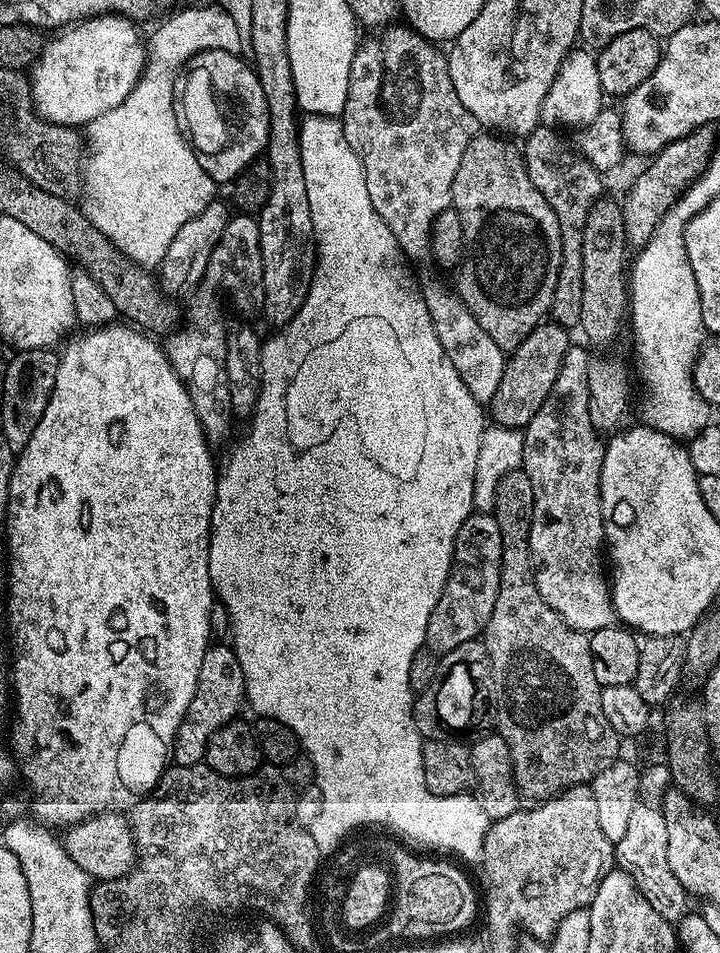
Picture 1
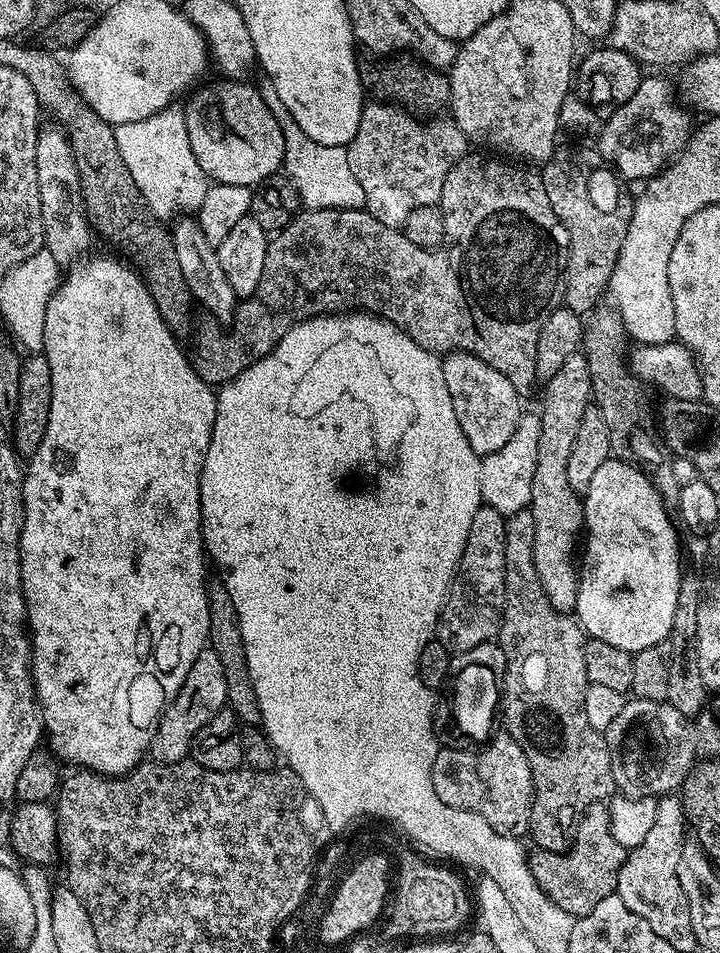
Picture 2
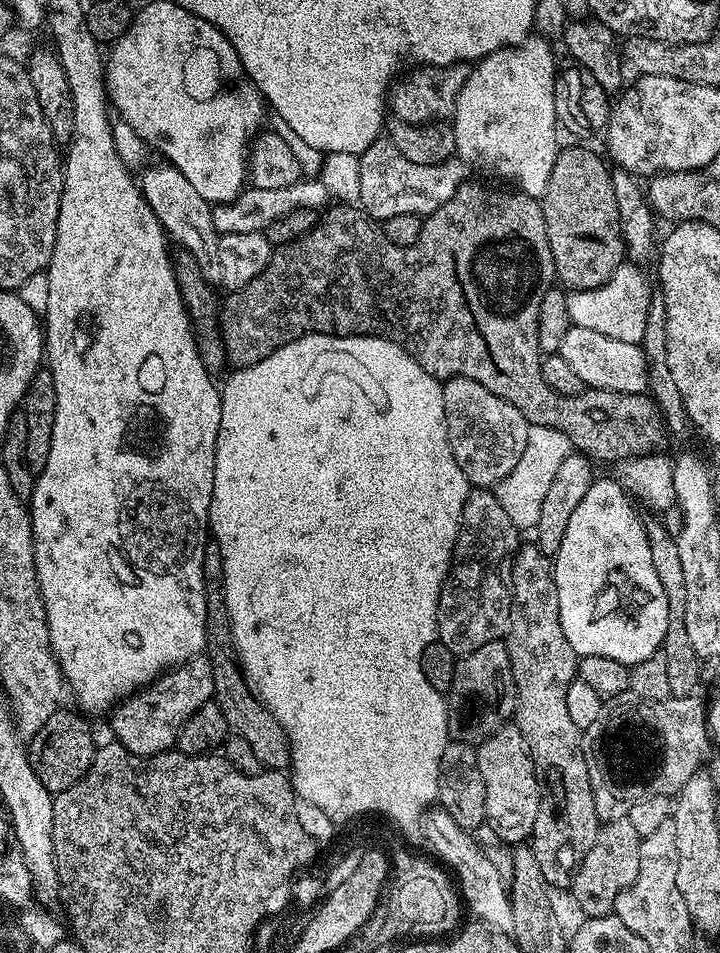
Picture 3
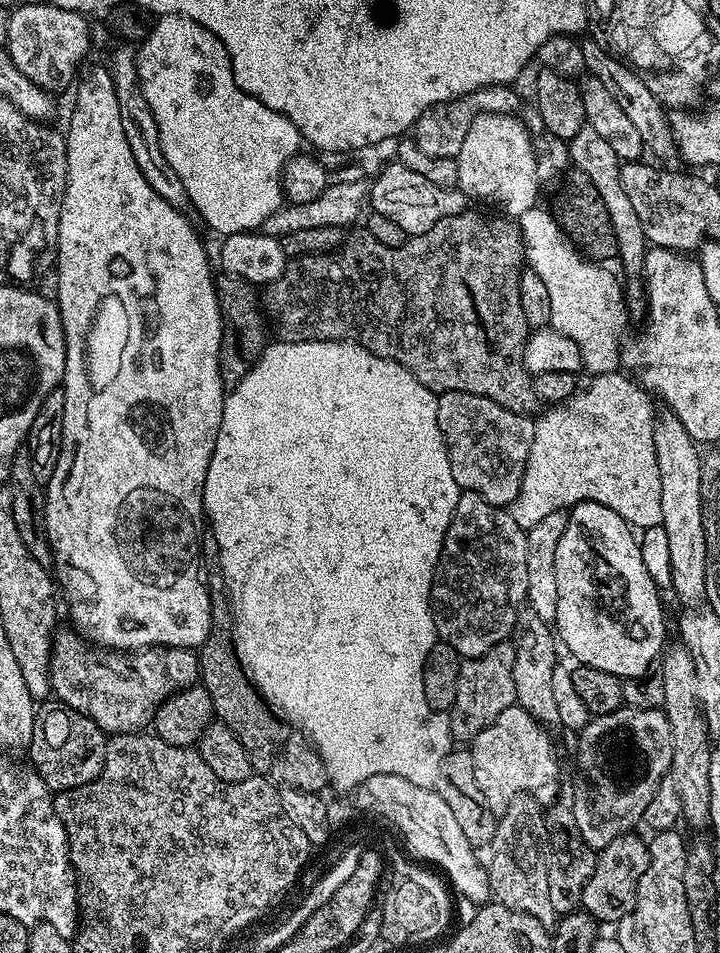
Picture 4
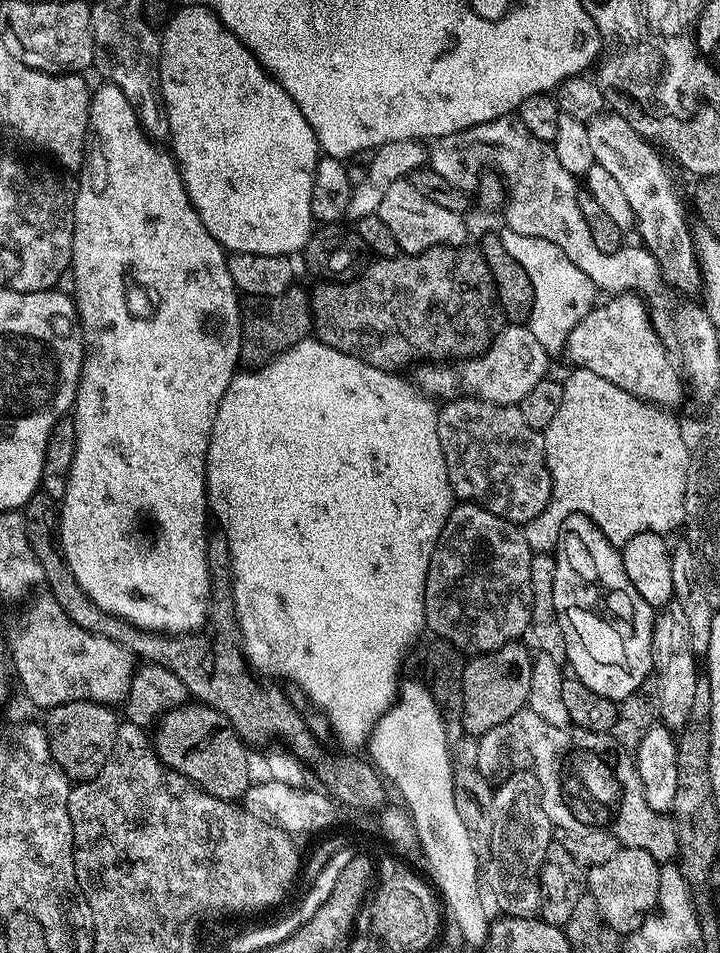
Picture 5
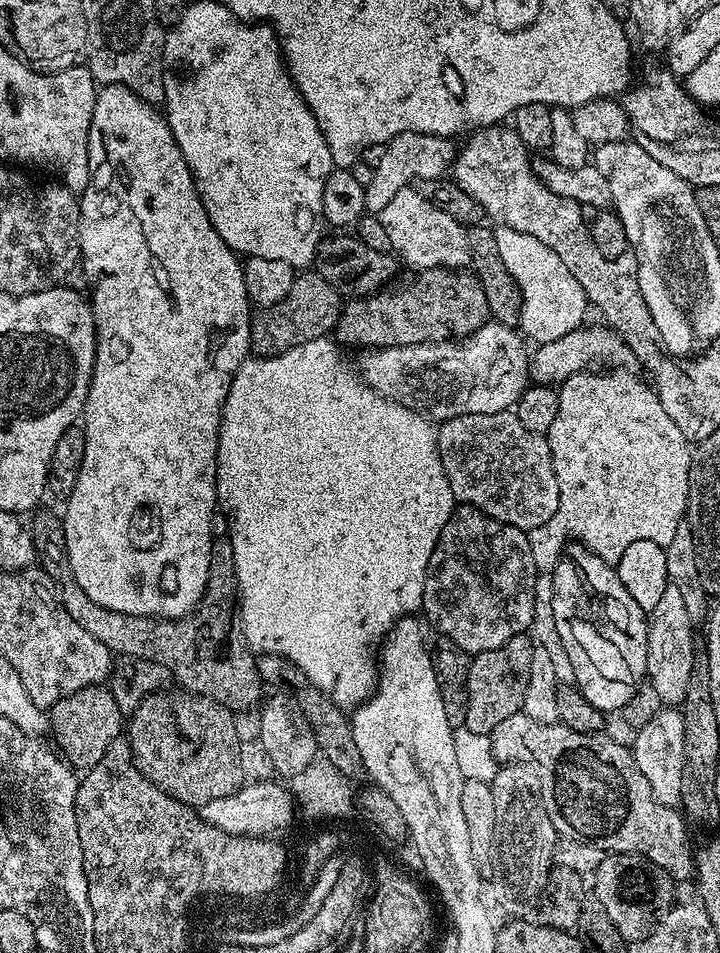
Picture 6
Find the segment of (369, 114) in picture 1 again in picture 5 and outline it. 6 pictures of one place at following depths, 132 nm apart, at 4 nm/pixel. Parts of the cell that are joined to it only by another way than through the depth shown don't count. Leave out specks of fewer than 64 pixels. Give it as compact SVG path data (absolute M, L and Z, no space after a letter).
M411 179L393 182L386 189L386 194L378 205L376 215L390 226L394 238L398 238L401 253L413 256L440 245L460 246L468 236L468 224L465 217L454 210L446 210L442 206L430 202L419 190L414 190Z

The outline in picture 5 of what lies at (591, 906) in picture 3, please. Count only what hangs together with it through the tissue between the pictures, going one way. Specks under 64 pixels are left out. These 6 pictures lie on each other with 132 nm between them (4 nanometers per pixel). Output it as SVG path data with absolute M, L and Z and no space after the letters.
M620 846L612 858L593 864L586 872L586 892L598 902L602 918L614 931L627 934L638 930L658 902L661 863L644 849Z

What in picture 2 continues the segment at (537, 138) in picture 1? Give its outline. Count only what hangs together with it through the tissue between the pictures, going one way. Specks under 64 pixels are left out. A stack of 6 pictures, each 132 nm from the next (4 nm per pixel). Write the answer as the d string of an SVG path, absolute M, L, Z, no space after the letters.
M557 147L543 165L542 175L550 206L568 232L563 307L581 314L591 313L601 303L599 300L603 296L605 299L622 242L626 242L626 230L630 230L632 217L633 193L624 189L625 181L595 147Z

